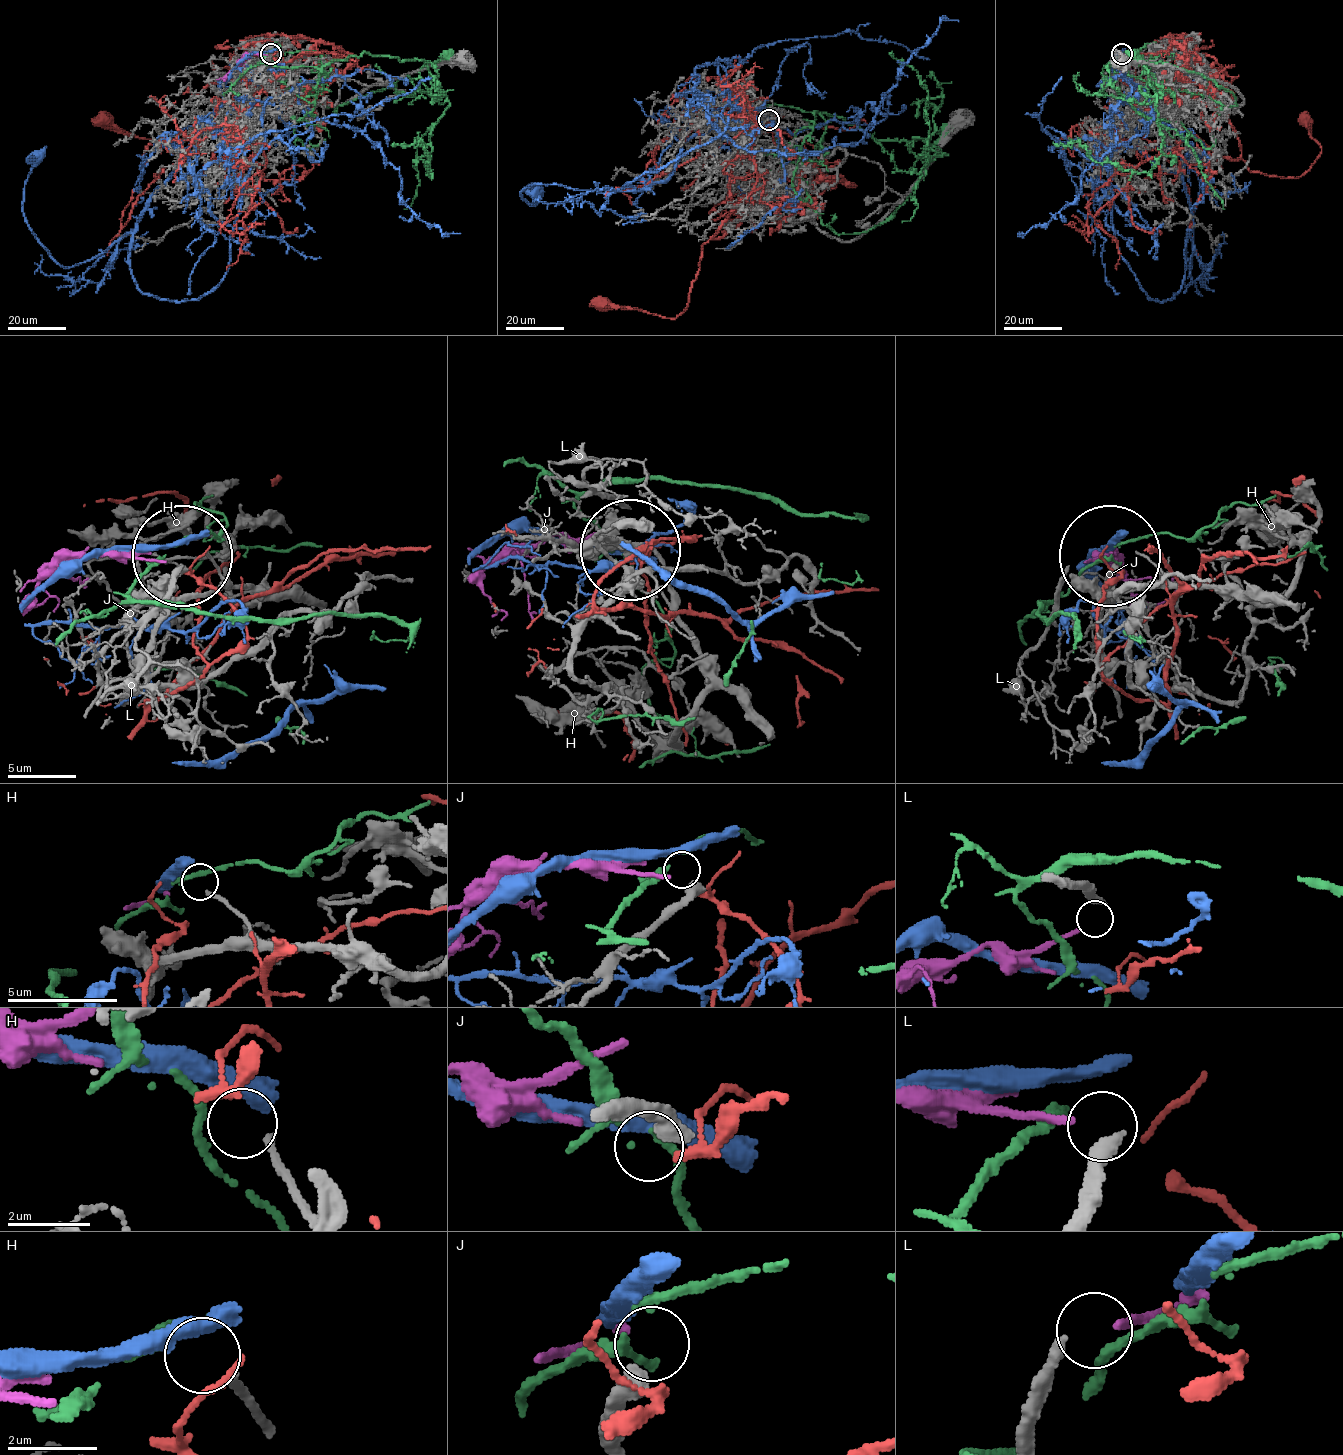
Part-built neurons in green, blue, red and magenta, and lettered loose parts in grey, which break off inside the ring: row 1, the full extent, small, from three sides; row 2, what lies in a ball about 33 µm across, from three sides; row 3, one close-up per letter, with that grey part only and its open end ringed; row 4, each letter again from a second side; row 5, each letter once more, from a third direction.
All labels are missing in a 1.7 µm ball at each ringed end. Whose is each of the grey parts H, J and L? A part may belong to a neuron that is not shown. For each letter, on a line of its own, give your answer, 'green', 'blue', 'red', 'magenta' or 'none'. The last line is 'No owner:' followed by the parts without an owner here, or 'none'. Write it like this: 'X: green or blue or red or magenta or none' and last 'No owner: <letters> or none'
H: none
J: none
L: none
No owner: H, J, L

